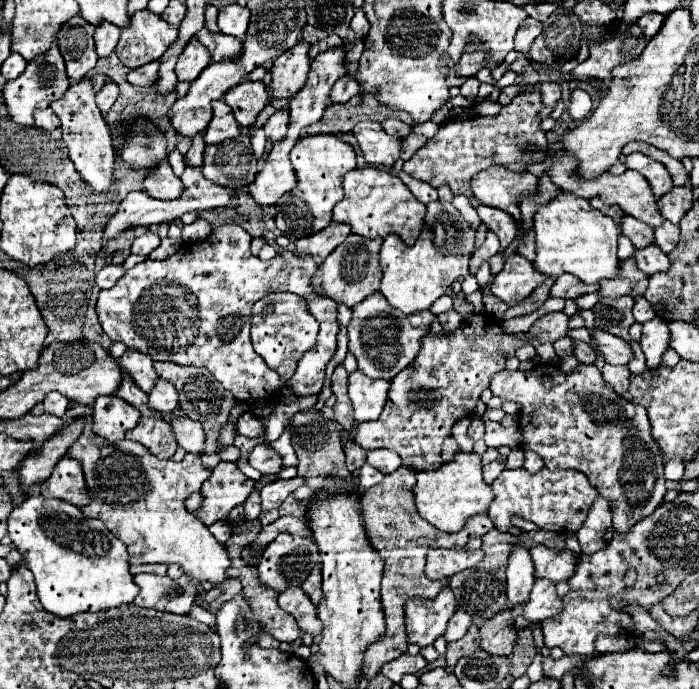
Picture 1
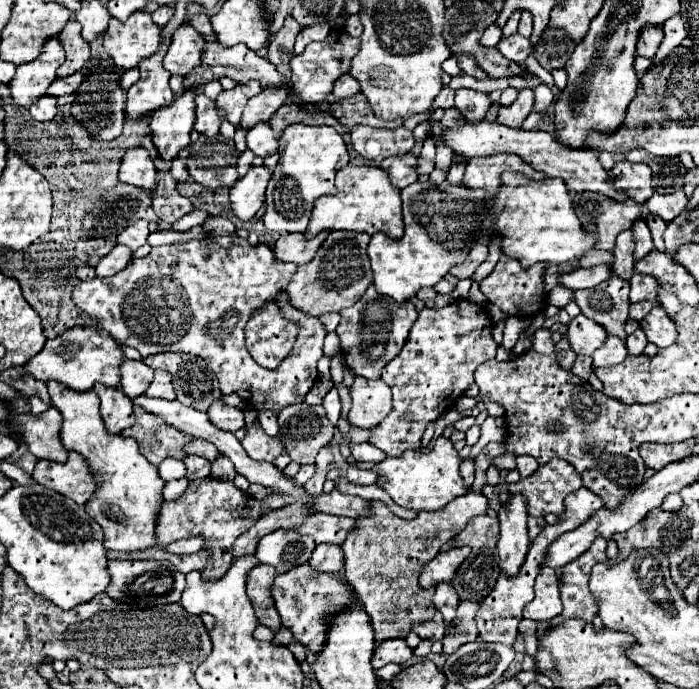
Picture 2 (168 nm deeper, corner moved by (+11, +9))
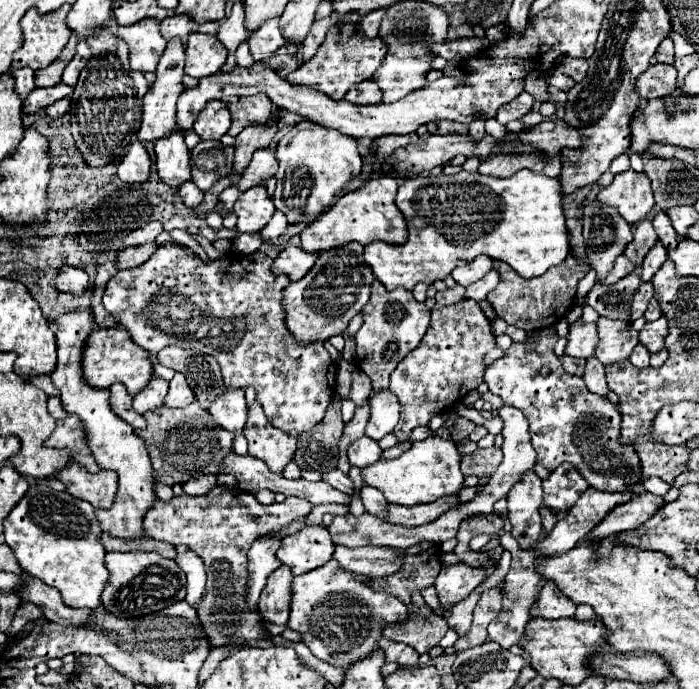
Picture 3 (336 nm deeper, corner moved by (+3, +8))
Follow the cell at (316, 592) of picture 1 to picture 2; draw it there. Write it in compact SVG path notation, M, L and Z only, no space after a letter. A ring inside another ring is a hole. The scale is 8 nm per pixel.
M320 543L320 545L316 545L308 563L316 571L336 573L336 571L344 569L344 551L342 551L342 547L336 547L330 543Z

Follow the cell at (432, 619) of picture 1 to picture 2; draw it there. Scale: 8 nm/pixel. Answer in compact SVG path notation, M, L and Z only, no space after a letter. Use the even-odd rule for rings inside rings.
M436 613L434 619L430 619L430 621L414 627L414 633L418 637L430 639L430 641L442 641L444 631L446 631L446 625L444 625L444 619L442 619L442 613Z

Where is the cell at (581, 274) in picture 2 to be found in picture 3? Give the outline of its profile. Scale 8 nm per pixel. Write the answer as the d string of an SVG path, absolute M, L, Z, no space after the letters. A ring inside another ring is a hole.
M622 254L622 256L618 256L618 258L616 258L616 264L614 264L612 272L608 274L608 278L604 278L602 282L604 282L604 284L614 284L616 280L624 278L624 276L626 276L626 274L630 274L630 272L634 272L634 264L630 262L630 266L628 266L628 258Z

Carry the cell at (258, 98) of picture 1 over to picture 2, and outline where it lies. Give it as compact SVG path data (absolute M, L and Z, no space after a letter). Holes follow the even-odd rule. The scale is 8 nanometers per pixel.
M248 81L246 85L236 85L234 89L230 91L222 91L216 99L216 107L222 109L226 113L226 119L232 123L232 125L238 125L240 123L240 115L248 103L250 97L258 95L262 91L260 83L256 81Z

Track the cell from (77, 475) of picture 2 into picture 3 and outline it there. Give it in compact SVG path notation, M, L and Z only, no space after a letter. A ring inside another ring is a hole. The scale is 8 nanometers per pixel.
M74 462L56 472L54 478L60 480L74 498L86 500L94 508L110 508L118 490L116 472L100 470L96 474L90 474L82 466L78 468L78 464Z

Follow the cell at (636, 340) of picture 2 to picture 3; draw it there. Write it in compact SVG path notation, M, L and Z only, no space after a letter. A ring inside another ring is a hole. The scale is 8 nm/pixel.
M636 344L634 352L630 354L630 362L636 368L644 368L644 366L648 366L648 360L650 360L650 352L644 348L644 344Z

